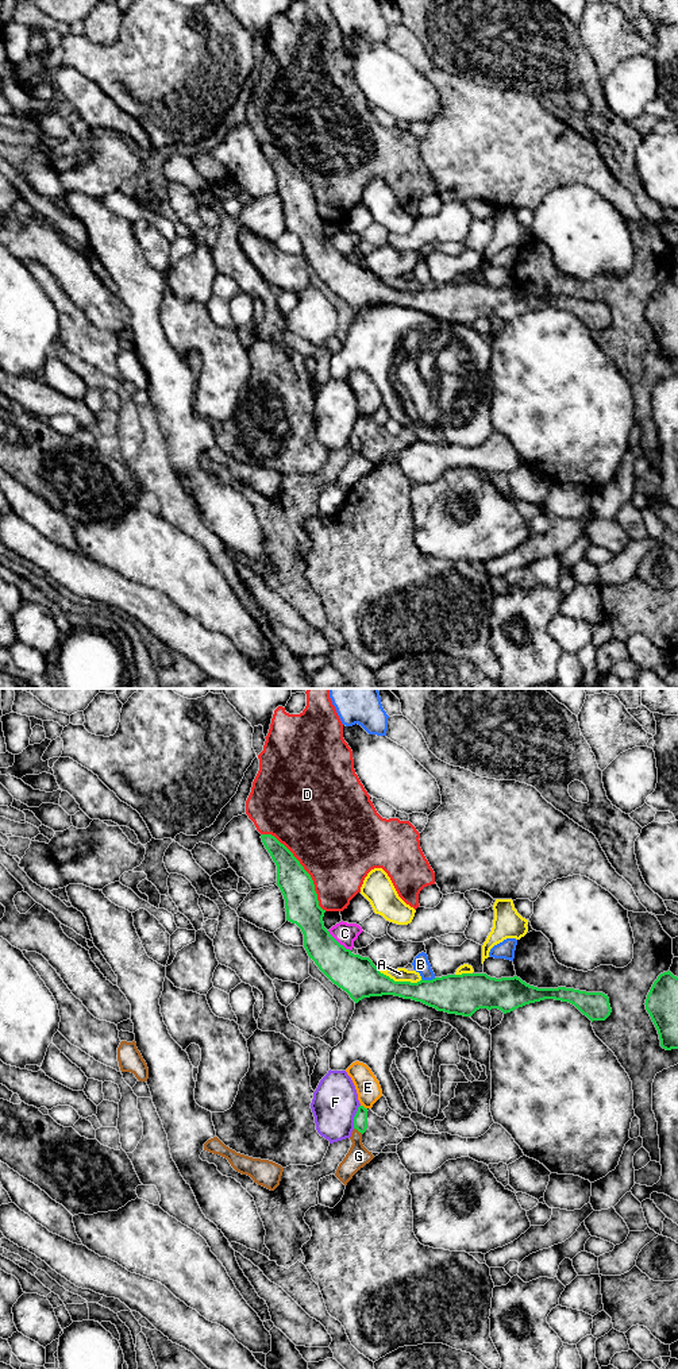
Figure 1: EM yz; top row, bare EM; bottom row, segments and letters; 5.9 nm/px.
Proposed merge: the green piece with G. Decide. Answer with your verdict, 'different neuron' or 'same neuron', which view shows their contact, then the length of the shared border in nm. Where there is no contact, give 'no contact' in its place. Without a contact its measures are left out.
same neuron; contact in yz; length 70 nm

